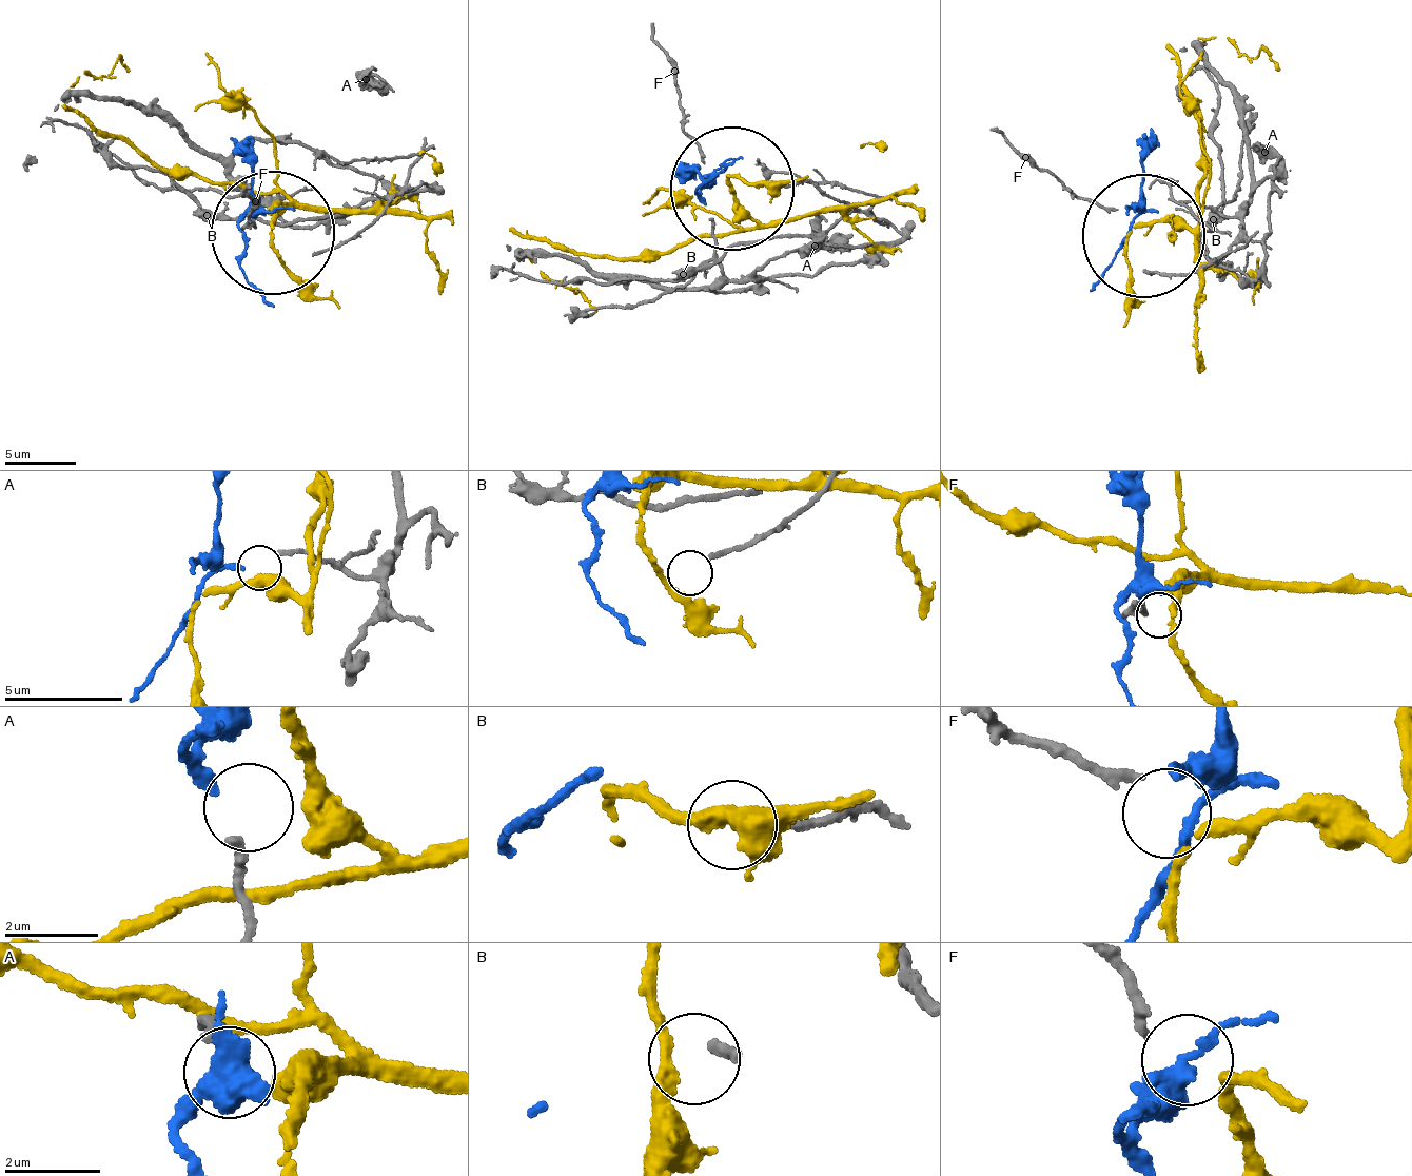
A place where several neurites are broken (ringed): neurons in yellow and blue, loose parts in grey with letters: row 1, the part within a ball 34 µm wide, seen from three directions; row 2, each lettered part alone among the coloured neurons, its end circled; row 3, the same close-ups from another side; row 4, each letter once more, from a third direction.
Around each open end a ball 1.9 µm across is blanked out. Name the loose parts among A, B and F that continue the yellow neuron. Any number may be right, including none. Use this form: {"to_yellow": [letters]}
{"to_yellow": ["F"]}

